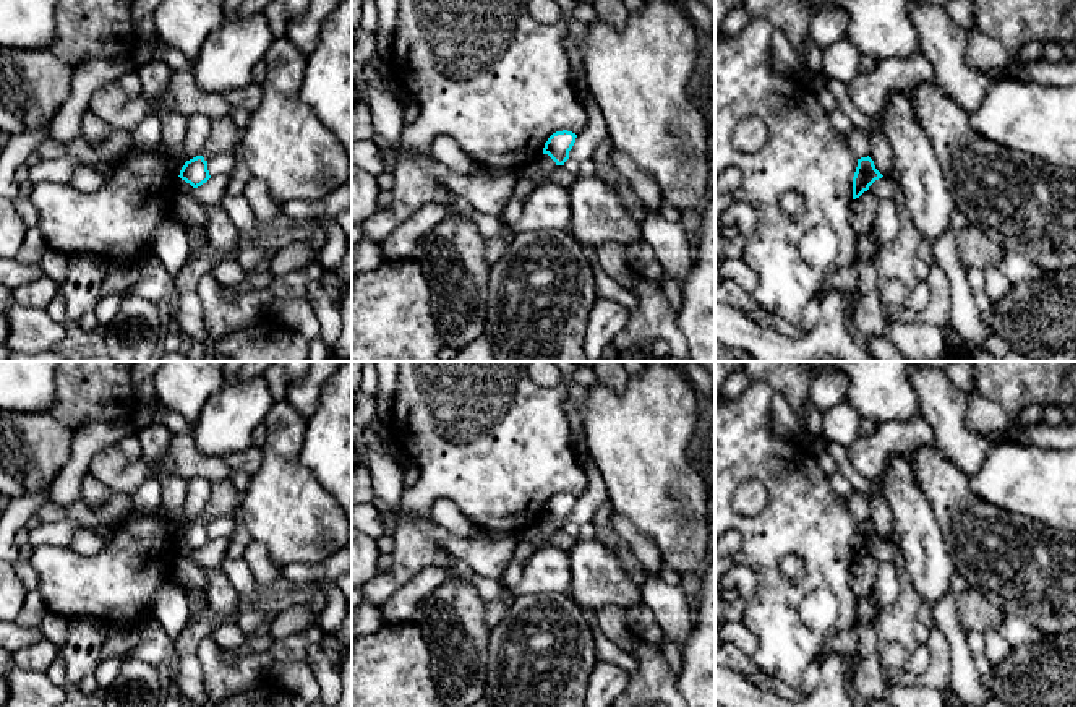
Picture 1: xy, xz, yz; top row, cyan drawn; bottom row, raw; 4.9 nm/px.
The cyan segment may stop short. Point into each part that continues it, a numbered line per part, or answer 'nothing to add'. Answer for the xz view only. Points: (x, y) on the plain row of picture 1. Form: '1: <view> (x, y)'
nothing to add

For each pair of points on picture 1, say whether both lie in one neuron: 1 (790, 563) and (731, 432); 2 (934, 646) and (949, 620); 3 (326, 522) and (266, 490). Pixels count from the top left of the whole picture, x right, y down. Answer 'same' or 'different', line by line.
1: different
2: different
3: same

